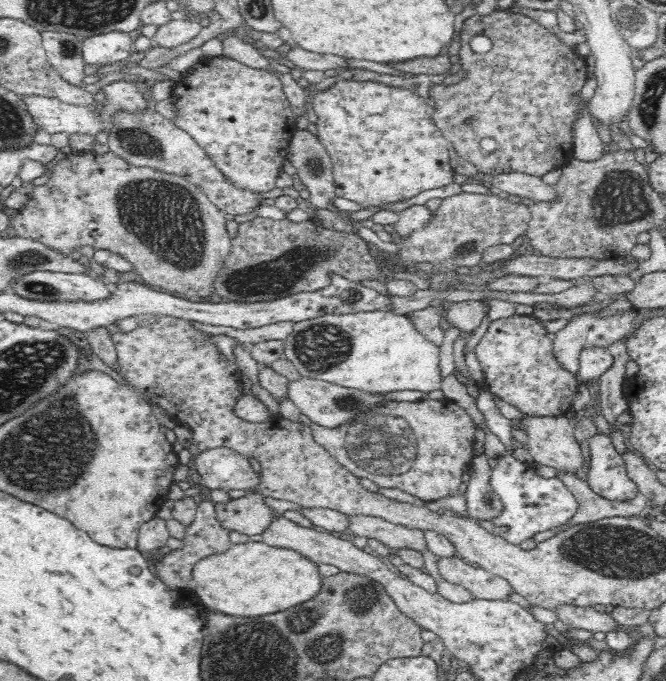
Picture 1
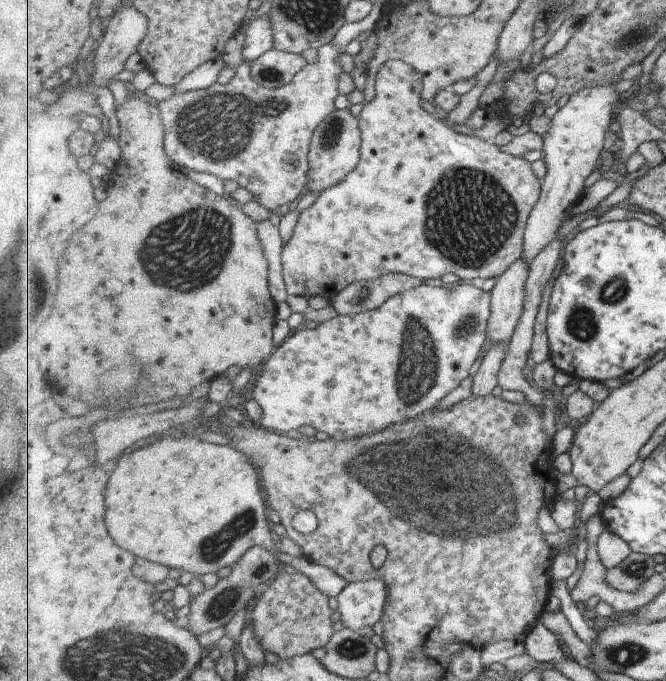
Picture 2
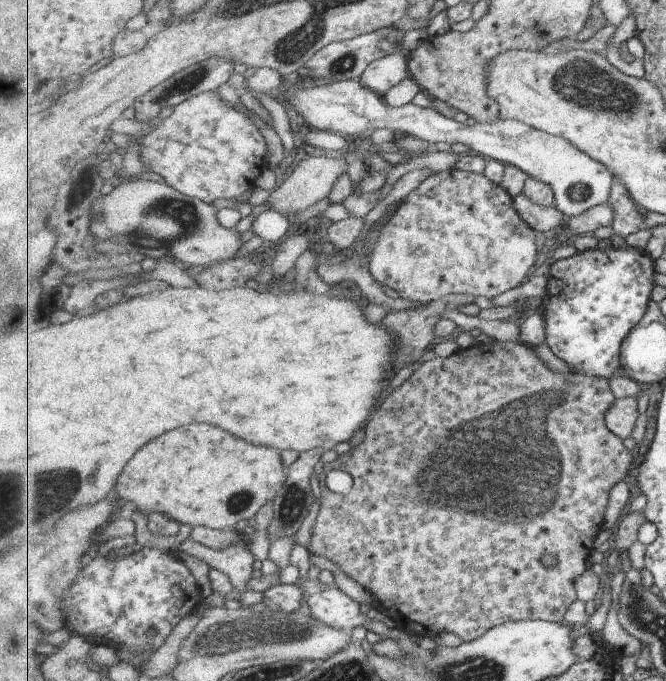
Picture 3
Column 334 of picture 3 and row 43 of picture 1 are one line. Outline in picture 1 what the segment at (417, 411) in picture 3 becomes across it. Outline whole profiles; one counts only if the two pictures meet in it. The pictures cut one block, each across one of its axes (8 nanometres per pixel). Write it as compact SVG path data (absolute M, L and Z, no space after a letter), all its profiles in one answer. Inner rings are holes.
M497 9L484 16L475 13L464 20L460 32L459 58L466 76L453 85L437 85L433 93L436 104L430 112L436 128L459 156L488 177L511 172L542 177L573 158L570 154L573 145L571 128L581 107L579 92L587 79L586 58L574 47L566 46L531 17ZM474 36L486 36L492 40L488 54L472 54L470 40ZM486 138L496 142L495 151L484 151L482 144Z

